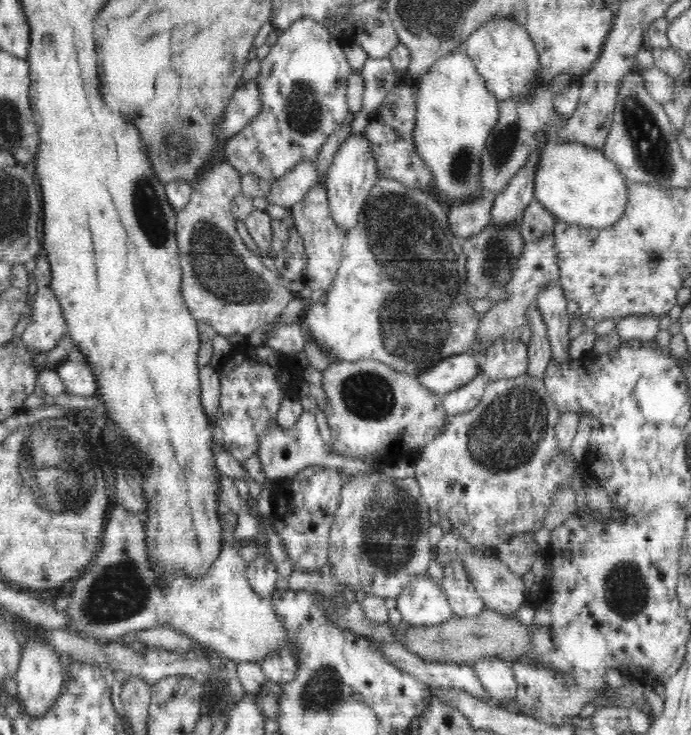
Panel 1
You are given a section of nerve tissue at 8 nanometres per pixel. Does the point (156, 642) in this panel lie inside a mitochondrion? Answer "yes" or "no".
no

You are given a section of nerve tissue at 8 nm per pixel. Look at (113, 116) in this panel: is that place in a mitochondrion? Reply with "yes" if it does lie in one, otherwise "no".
no

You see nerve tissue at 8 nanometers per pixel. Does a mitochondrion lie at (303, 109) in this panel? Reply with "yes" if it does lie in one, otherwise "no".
yes

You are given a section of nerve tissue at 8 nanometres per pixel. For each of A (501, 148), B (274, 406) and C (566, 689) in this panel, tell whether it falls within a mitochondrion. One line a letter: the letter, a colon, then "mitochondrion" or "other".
A: mitochondrion
B: other
C: mitochondrion

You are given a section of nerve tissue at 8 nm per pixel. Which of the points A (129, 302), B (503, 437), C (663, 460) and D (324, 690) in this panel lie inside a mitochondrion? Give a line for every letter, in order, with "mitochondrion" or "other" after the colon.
A: other
B: mitochondrion
C: other
D: mitochondrion

